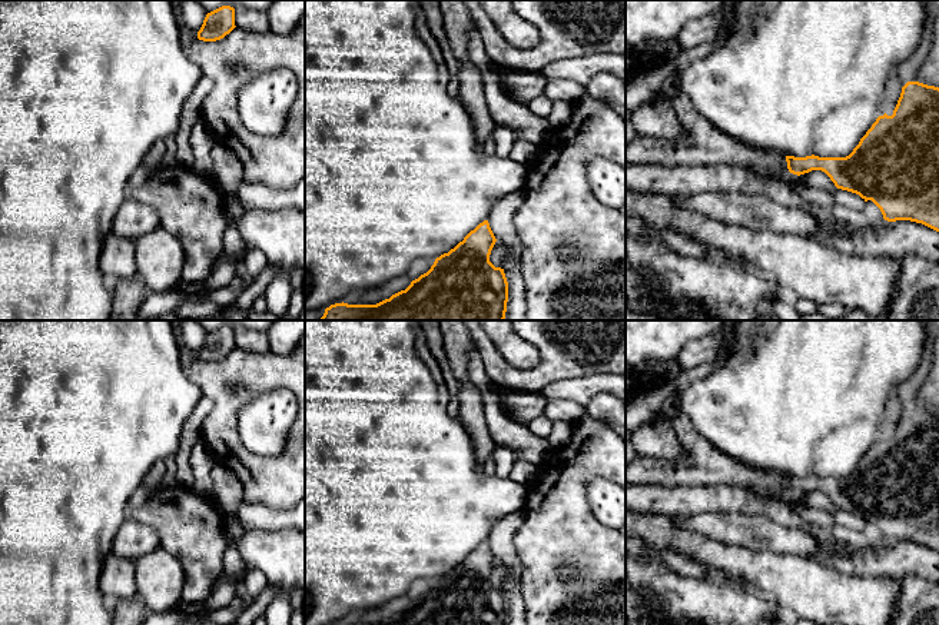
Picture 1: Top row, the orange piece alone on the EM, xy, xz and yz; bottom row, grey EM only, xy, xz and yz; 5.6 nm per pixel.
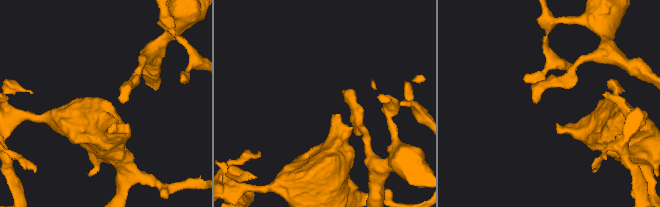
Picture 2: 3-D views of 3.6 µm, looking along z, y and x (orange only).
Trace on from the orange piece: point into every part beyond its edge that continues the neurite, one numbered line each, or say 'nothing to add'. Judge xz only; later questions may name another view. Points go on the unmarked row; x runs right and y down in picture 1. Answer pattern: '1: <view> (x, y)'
nothing to add

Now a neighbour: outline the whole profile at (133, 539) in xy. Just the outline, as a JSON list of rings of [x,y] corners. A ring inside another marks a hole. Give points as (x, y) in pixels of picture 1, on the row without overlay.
[[[127,516],[119,526],[112,542],[112,553],[136,561],[159,548],[159,535],[155,528]]]

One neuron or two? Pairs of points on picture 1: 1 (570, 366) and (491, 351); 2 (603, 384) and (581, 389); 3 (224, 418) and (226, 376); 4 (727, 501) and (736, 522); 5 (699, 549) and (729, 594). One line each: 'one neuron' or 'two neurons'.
1: one neuron
2: one neuron
3: one neuron
4: two neurons
5: two neurons

